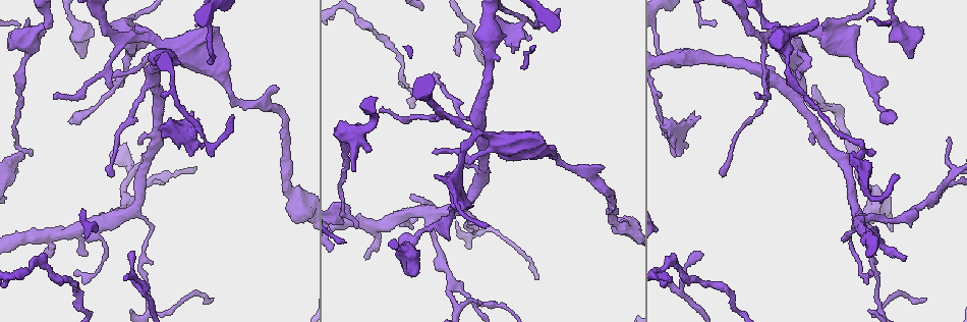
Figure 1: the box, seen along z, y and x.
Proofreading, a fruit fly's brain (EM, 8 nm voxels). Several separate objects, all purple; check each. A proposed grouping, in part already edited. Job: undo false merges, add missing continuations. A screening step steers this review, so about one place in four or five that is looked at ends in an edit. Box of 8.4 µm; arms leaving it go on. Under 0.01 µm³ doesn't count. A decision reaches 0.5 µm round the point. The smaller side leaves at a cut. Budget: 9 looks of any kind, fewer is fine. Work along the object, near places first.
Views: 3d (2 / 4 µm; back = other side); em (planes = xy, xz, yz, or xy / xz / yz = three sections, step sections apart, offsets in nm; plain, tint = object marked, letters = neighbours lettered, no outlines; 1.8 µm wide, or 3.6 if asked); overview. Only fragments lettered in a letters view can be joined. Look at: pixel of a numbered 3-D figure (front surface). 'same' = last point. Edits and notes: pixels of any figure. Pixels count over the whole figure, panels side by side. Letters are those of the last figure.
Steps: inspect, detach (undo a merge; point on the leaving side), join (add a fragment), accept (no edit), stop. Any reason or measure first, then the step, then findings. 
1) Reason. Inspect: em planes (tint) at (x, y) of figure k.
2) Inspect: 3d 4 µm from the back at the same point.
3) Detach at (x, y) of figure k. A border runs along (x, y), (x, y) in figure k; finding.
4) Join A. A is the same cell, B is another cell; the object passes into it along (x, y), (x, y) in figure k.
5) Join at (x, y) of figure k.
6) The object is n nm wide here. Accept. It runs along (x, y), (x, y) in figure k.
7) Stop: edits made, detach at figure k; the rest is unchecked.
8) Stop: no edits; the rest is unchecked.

Inspect: 3d 2 µm at (535, 24) of figure 1.

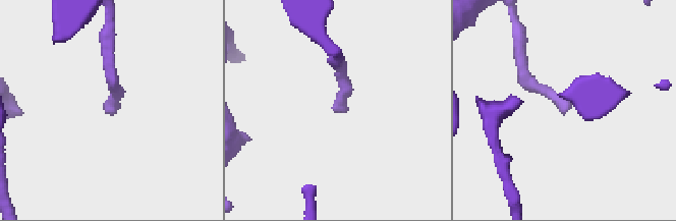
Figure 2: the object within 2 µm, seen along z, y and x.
Inspect: em planes (letters) at (333, 109) of figure 2.

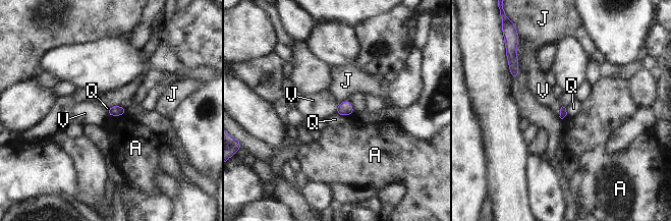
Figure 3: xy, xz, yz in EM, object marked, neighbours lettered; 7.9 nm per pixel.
Accept. A, J, Q and V are other cells; a border runs along (335, 112), (345, 116) in figure 3; none of them fits.

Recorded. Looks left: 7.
Thin arm on a thick one. Inspect: 3d 4 µm at (150, 39) of figure 1.

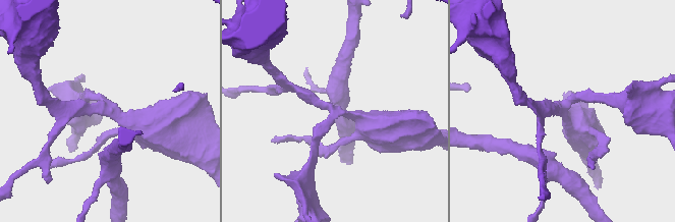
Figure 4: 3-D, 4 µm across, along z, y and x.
Shape alone is not enough. Inspect: em planes (plain) at (562, 111) of figure 4.

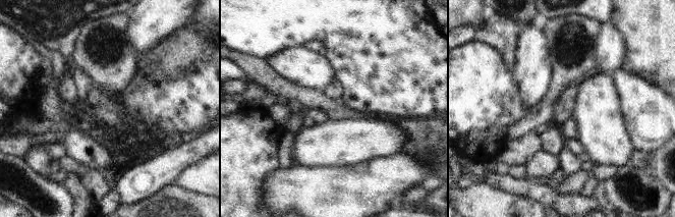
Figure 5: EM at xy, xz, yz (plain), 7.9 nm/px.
What lies round it. Inspect: em planes (letters) at the same point.

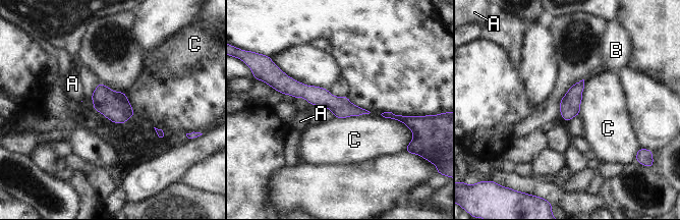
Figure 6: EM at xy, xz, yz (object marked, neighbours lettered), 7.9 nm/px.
Accept. A, B and C are other cells; a border runs along (370, 112), (334, 118) in figure 6; one neuron here.

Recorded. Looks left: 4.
Abrupt turn. Inspect: 3d 2 µm at (779, 37) of figure 1.

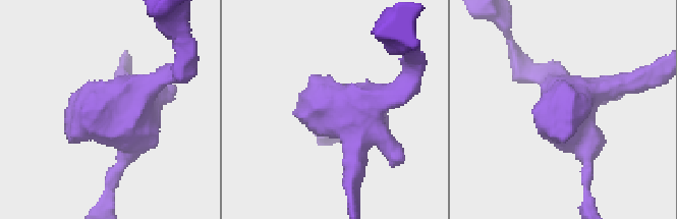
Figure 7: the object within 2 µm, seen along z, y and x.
Inspect: em xz step 8 (tint) at (356, 110) of figure 7.

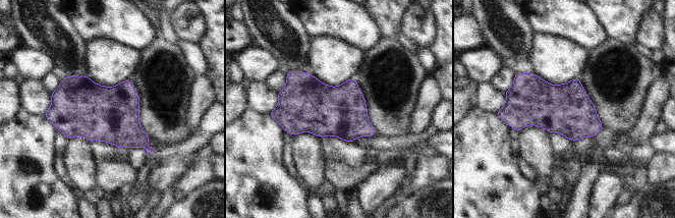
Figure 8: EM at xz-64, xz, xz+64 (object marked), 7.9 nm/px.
Another direction. Inspect: em planes (letters) at the same point.

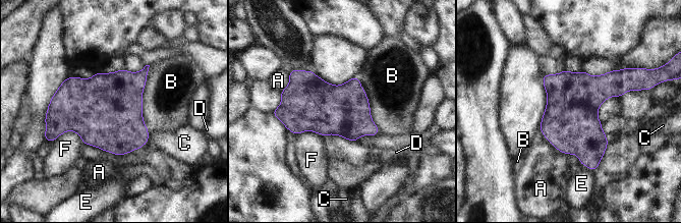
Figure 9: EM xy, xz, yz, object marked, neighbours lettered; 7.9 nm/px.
Accept. A, B, C, D, E and F are other cells; a border runs along (149, 64), (143, 92), (149, 134) in figure 9; continuous, no second neuron.

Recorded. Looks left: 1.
Sudden change in width. Inspect: em planes (letters) at (518, 28) of figure 1.

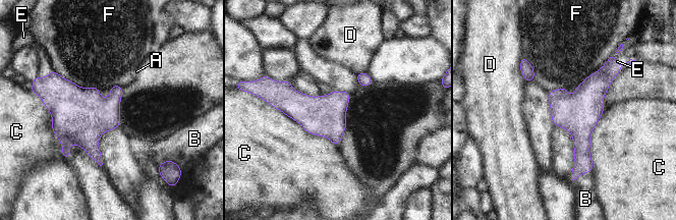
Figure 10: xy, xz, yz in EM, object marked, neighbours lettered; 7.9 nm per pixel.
The longest contact is with C, 650 nm. Accept. A, B, C, D, E and F are other cells; it runs along (609, 64), (581, 110), (577, 167) in figure 10; one neuron here.

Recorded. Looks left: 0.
Stop: no edits; the rest is unchecked.

